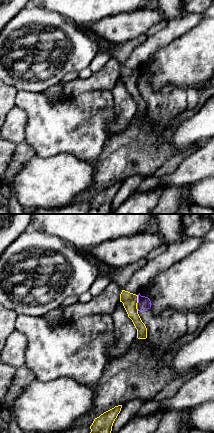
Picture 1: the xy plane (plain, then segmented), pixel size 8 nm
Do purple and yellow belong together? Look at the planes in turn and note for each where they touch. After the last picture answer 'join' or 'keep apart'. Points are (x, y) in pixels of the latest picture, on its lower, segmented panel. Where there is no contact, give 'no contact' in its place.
meets purple at (137, 303)

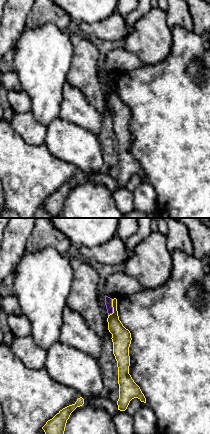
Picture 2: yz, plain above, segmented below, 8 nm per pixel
meets purple at (112, 308)

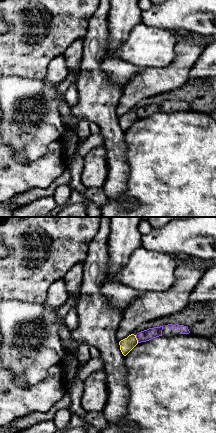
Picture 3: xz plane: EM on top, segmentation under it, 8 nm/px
meets purple at (137, 339)

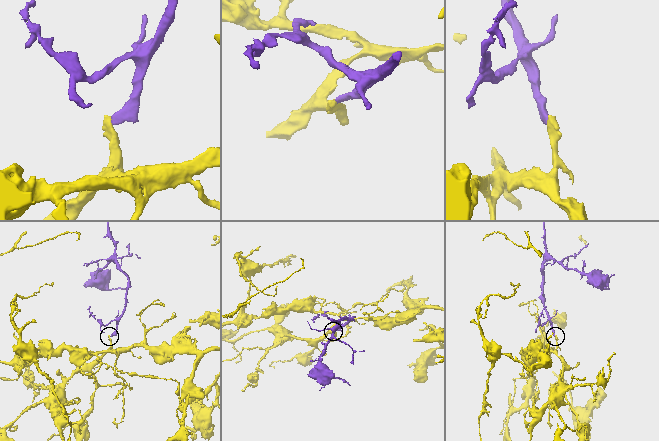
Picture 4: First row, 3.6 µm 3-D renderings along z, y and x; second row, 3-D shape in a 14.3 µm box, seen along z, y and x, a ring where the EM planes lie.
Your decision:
keep apart

